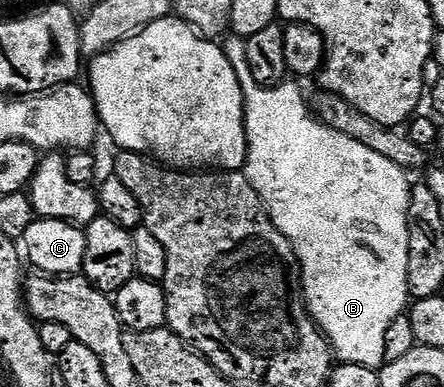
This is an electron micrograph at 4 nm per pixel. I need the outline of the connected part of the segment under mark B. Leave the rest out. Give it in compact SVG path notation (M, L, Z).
M229 38L229 41L224 41L223 47L227 58L231 62L231 66L235 66L237 77L241 83L241 89L245 95L245 133L247 134L247 142L249 149L247 150L247 158L245 159L244 174L251 182L251 186L255 190L255 194L261 196L261 201L265 203L265 213L271 218L273 225L282 232L287 238L287 242L291 242L293 253L297 256L297 263L301 266L301 287L305 298L305 305L309 308L309 314L313 317L317 327L325 333L330 345L335 353L336 359L343 364L358 364L364 368L371 368L374 370L380 369L386 363L385 358L385 339L387 338L387 330L391 326L391 322L395 322L395 318L399 318L406 311L407 305L410 303L411 297L409 294L409 193L411 191L411 180L408 180L406 169L401 168L395 162L391 162L391 158L383 158L383 154L375 154L375 150L371 150L367 146L363 146L363 142L355 142L355 138L347 138L347 134L339 134L335 130L331 130L327 125L321 123L316 116L313 115L310 105L307 103L307 96L300 92L292 82L286 82L276 86L266 86L257 84L253 81L251 70L247 66L245 59L247 58L247 50L245 49L245 40L241 38Z

